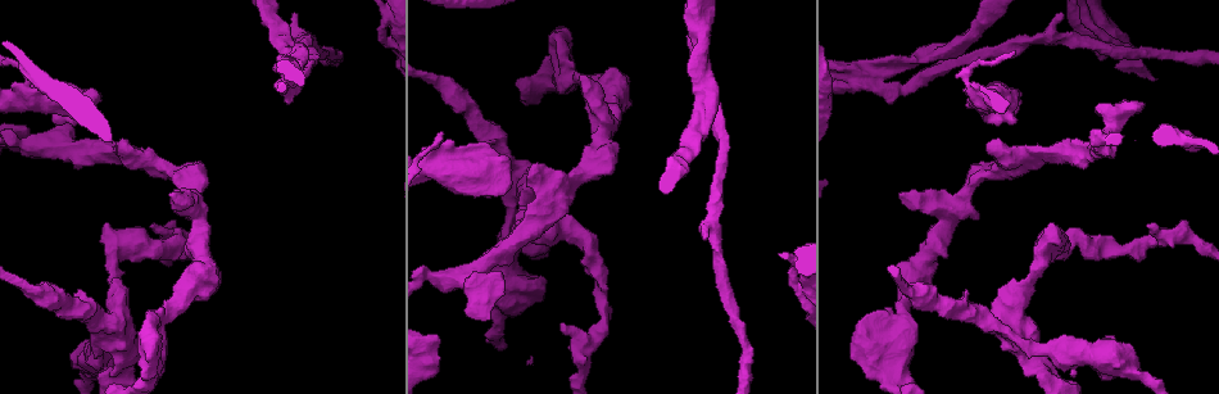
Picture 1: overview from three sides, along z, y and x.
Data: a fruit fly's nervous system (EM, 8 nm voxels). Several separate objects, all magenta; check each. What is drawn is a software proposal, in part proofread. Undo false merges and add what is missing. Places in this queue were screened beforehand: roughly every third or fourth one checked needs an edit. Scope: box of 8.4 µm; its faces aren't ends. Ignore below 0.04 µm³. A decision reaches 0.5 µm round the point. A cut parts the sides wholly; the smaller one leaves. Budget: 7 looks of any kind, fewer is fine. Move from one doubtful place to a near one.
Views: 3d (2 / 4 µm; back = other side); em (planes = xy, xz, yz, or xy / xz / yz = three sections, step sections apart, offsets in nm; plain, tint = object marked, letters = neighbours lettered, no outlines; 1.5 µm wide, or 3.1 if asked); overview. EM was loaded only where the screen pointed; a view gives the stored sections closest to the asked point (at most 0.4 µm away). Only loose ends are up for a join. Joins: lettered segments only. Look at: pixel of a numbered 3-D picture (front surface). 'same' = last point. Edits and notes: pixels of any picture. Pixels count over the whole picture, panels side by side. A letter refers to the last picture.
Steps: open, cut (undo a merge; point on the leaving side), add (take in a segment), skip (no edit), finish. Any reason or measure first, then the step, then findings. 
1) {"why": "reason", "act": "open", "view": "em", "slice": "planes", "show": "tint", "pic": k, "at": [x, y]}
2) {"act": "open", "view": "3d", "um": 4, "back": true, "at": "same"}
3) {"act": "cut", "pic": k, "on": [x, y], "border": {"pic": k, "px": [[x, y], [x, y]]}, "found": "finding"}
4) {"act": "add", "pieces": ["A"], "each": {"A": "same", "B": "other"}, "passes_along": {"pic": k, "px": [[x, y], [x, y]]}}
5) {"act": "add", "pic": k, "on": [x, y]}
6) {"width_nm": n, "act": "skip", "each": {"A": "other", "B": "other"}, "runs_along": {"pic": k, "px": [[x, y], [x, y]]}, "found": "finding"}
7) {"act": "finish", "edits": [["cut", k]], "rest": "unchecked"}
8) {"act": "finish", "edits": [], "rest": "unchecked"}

{"why": "stops while still wide", "act": "open", "view": "3d", "um": 4, "back": true, "pic": 1, "at": [173, 194]}

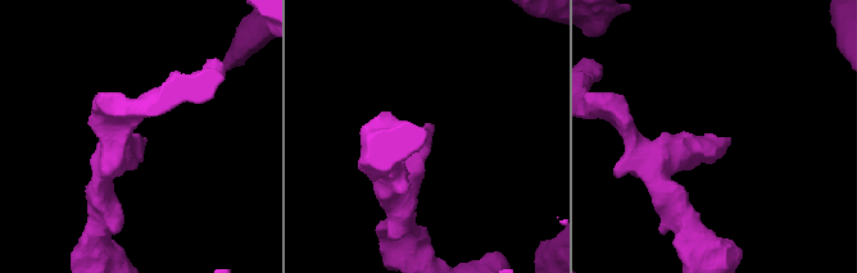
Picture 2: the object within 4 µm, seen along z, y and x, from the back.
{"act": "open", "view": "em", "slice": "planes", "show": "tint", "pic": 2, "at": [425, 124]}

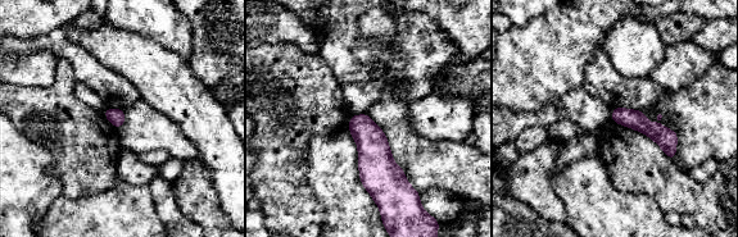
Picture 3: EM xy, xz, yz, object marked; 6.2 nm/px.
{"act": "open", "view": "em", "slice": "planes", "show": "letters", "at": "same"}

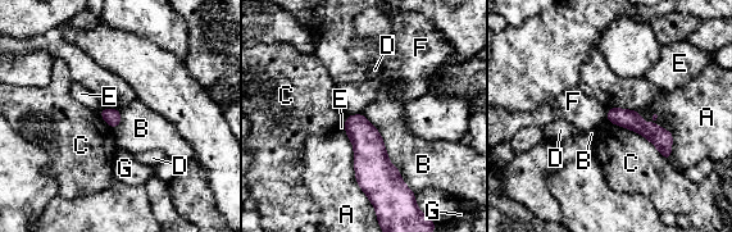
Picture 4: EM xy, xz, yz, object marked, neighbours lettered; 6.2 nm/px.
{"act": "skip", "each": {"A": "other", "B": "other", "C": "other", "D": "other", "E": "other", "F": "other", "G": "other"}, "border": {"pic": 4, "px": [[360, 113], [414, 192]]}, "found": "none of them fits"}

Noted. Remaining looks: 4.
{"why": "side arm on a straight run", "act": "open", "view": "3d", "um": 4, "pic": 1, "at": [916, 60]}

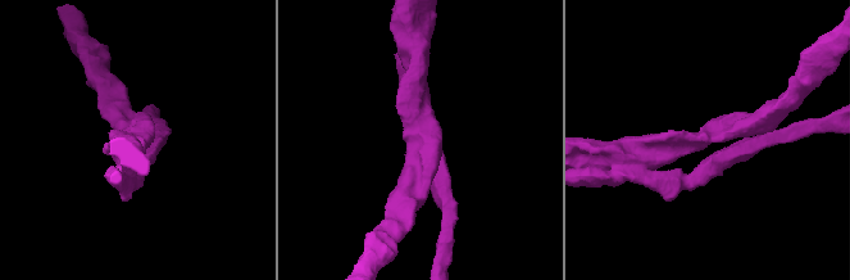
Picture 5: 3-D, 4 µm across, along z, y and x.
{"arms": 3, "arm_widths_nm": [220, 280, 280], "why": "now the EM", "act": "open", "view": "em", "slice": "xy", "step": 8, "show": "letters", "pic": 5, "at": [425, 136]}

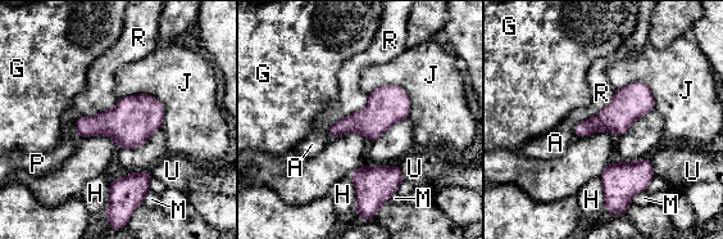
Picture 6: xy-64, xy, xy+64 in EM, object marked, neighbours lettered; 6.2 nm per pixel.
{"act": "skip", "each": {"A": "other", "G": "other", "H": "other", "J": "other", "M": "other", "P": "other", "R": "other", "U": "other"}, "border": {"pic": 6, "px": [[119, 99], [74, 126]]}, "found": "one neuron here"}

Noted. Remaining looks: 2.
{"why": "thick end", "act": "open", "view": "em", "slice": "planes", "show": "letters", "pic": 1, "at": [487, 319]}

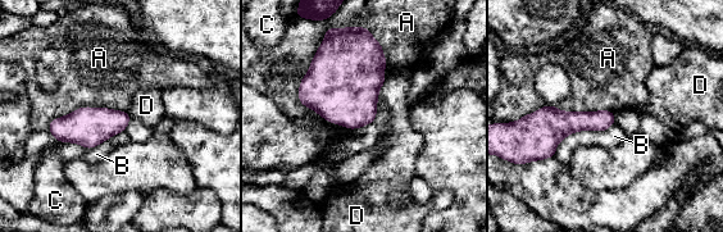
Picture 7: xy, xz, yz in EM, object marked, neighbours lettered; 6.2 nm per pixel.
{"act": "skip", "each": {"A": "other", "B": "other", "C": "other", "D": "other"}, "border": {"pic": 7, "px": [[614, 122], [568, 133], [554, 155]]}, "found": "no lettered segment goes on from it"}

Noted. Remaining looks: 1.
{"act": "finish", "edits": [], "rest": "unchecked"}

